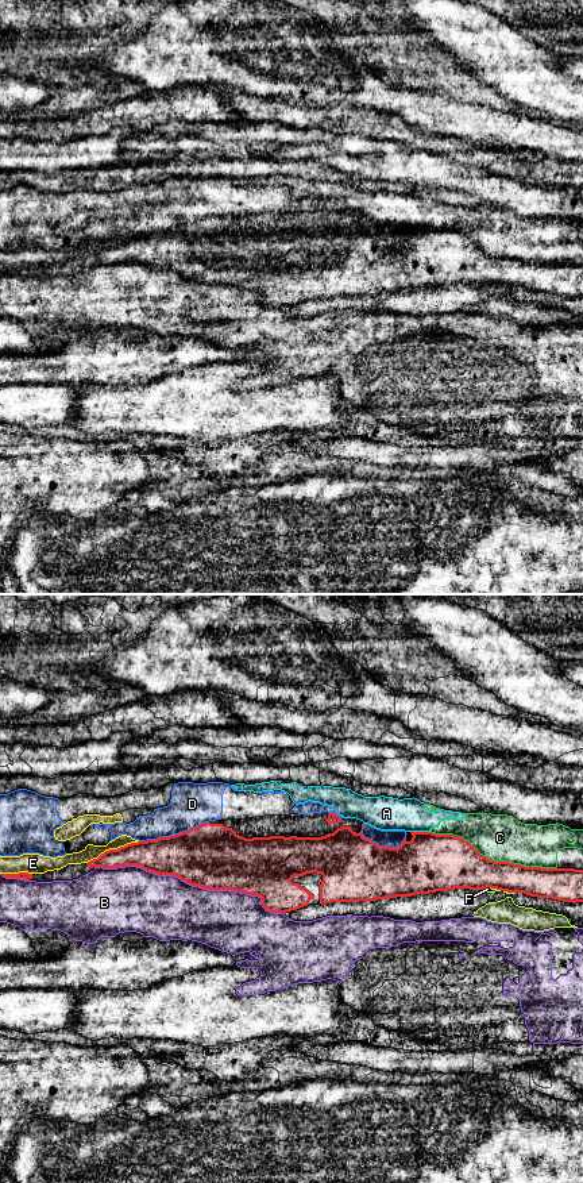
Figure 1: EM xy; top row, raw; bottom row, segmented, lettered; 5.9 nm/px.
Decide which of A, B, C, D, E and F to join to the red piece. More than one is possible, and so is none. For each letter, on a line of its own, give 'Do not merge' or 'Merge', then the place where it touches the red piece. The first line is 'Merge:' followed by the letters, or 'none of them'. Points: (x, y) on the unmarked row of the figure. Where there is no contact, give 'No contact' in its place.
Merge: none of them
A: Do not merge. Touches red at xy (420, 227)
B: Do not merge. Touches red at xy (192, 280)
C: Do not merge. Touches red at xy (493, 255)
D: Do not merge. Touches red at xy (174, 230)
E: Do not merge. Touches red at xy (112, 245)
F: Do not merge. Touches red at xy (491, 282)

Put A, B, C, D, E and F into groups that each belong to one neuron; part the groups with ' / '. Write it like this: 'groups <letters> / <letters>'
groups A C E / B / D / F

